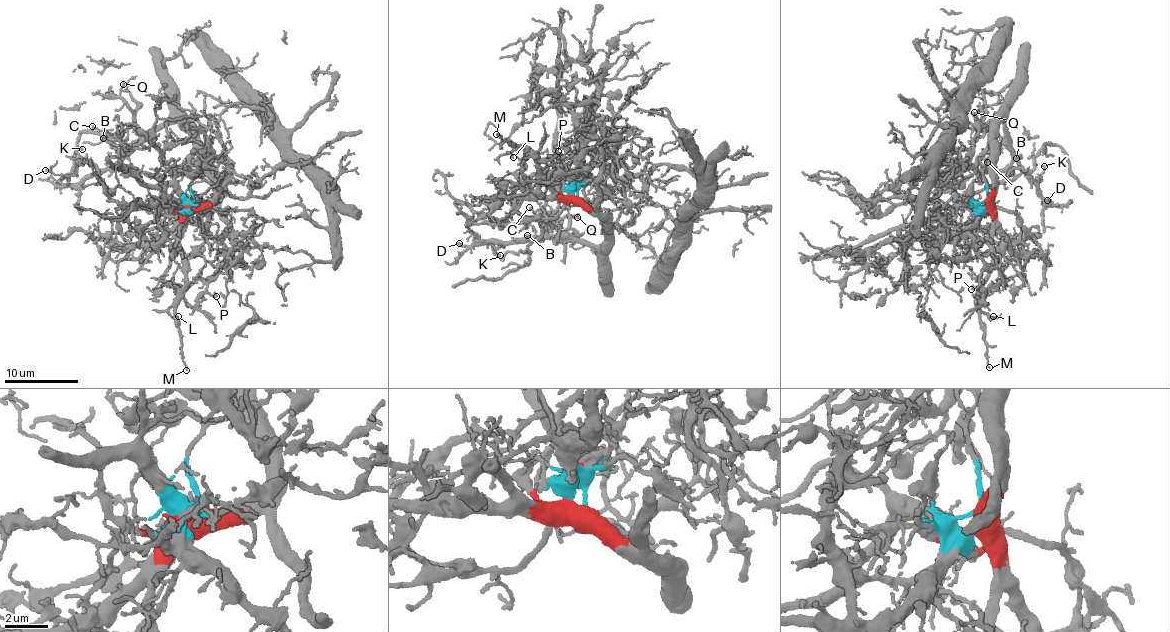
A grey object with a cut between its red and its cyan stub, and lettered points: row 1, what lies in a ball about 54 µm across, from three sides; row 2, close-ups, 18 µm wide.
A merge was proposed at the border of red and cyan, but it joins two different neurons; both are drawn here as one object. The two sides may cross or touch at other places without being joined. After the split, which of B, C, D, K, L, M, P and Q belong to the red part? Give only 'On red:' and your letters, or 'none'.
On red: B, C, D, K, L, M, Q

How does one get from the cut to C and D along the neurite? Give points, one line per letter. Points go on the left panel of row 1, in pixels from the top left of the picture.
C: (192, 205), (199, 207), (217, 195), (217, 169), (207, 149), (180, 124), (114, 133), (91, 126)
D: (192, 205), (217, 195), (217, 169), (178, 122), (152, 129), (78, 183), (64, 186), (46, 170)

